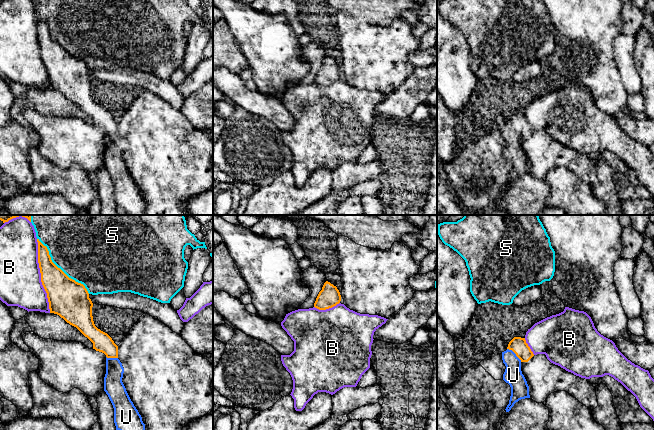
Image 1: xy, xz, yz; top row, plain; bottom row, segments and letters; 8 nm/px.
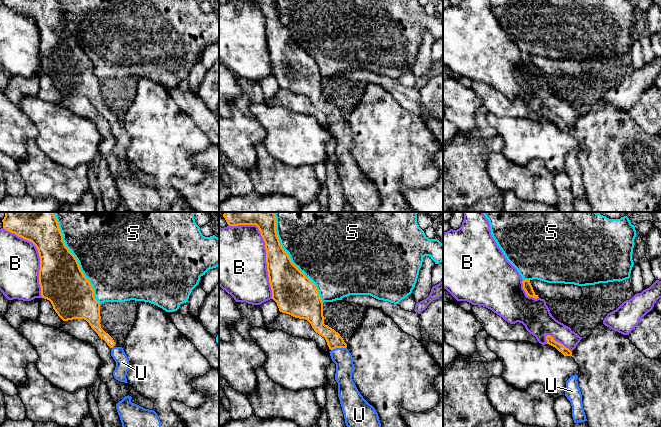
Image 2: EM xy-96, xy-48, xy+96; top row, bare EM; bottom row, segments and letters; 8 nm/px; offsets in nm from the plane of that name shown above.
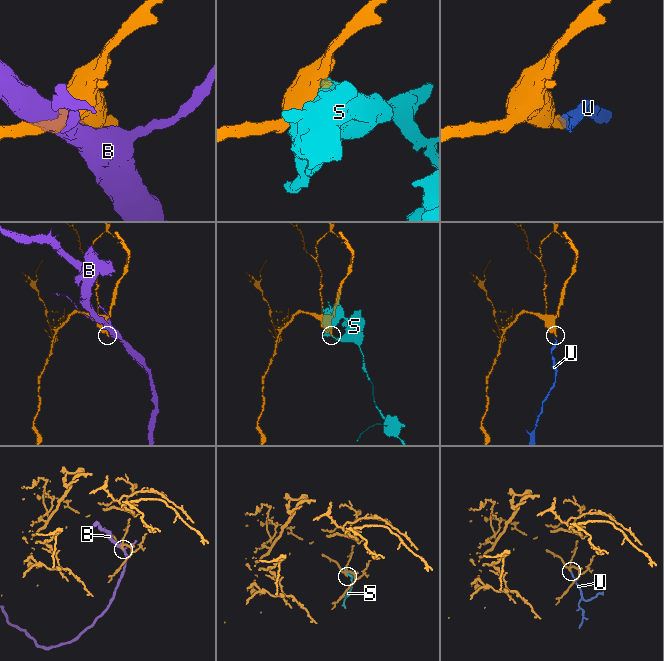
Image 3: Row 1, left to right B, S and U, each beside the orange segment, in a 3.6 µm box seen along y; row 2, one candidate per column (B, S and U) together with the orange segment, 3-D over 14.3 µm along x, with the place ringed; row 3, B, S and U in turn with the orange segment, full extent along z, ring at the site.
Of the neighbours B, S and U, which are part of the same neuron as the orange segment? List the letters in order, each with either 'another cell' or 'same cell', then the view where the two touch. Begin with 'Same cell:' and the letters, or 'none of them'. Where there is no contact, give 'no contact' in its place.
Same cell: U
B: another cell; meets orange in xy
S: another cell; meets orange in xy
U: same cell; meets orange in yz

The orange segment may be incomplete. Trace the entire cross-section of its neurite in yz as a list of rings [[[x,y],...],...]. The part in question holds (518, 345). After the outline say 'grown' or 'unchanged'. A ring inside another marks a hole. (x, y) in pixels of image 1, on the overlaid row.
[[[514,337],[502,352],[502,360],[506,366],[503,380],[511,387],[511,396],[506,412],[509,412],[516,402],[530,398],[529,386],[521,371],[521,363],[528,362],[534,356],[525,338]]]; grown

